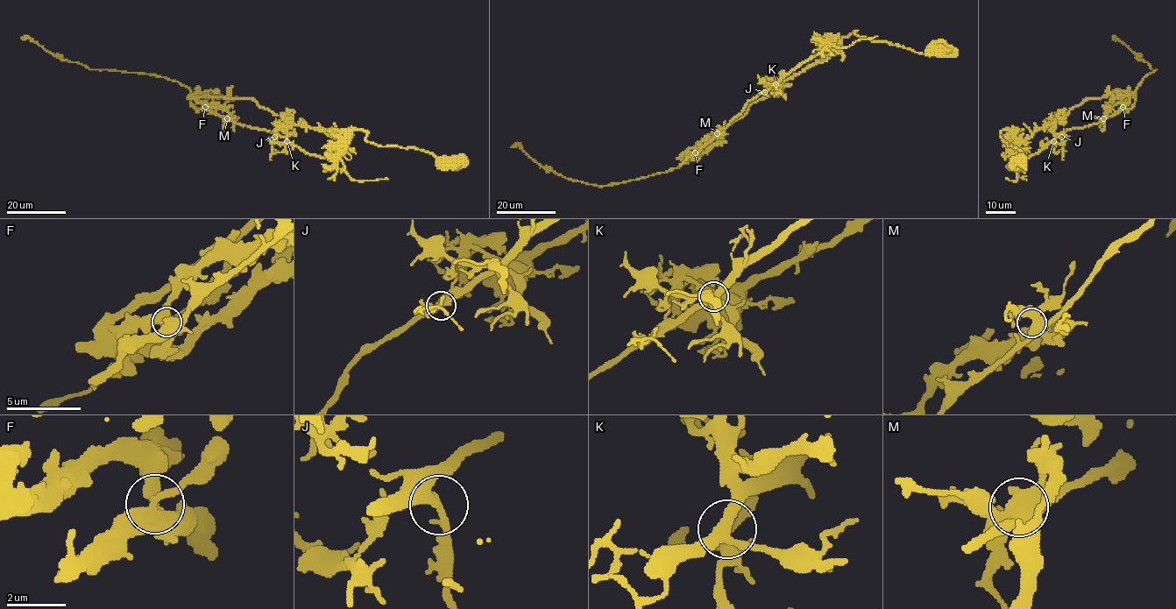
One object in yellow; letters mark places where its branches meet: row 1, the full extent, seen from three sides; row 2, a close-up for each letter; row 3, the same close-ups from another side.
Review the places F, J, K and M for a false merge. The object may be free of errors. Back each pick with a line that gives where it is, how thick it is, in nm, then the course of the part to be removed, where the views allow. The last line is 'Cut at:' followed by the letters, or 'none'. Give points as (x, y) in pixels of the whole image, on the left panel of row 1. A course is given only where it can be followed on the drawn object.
F: at (205, 107); 400 nm thick; foreign part runs (205, 108), (237, 123), (283, 137), (307, 153), (338, 158), (353, 180), (388, 179)
Cut at: F

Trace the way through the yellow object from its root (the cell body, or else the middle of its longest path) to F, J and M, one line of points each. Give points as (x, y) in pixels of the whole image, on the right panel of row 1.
F: (1019, 163), (1023, 153), (1002, 138), (1002, 131), (1023, 142), (1052, 123), (1057, 137), (1122, 108)
J: (1019, 163), (1023, 153), (1002, 138), (1002, 131), (1023, 142), (1052, 123), (1053, 134), (1061, 137)
M: (1019, 163), (1023, 153), (1002, 138), (1002, 131), (1023, 142), (1048, 124), (1057, 137), (1103, 118)

